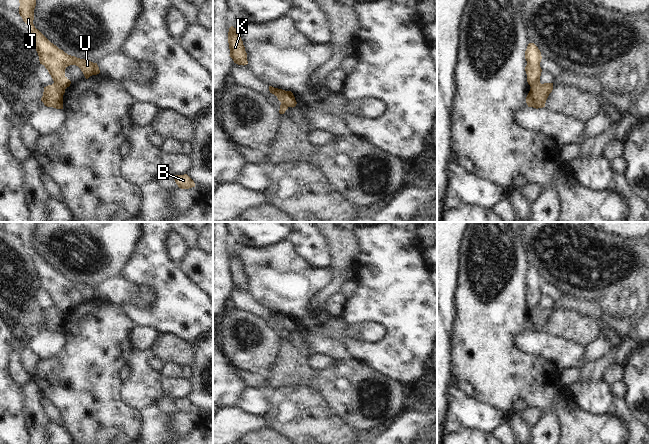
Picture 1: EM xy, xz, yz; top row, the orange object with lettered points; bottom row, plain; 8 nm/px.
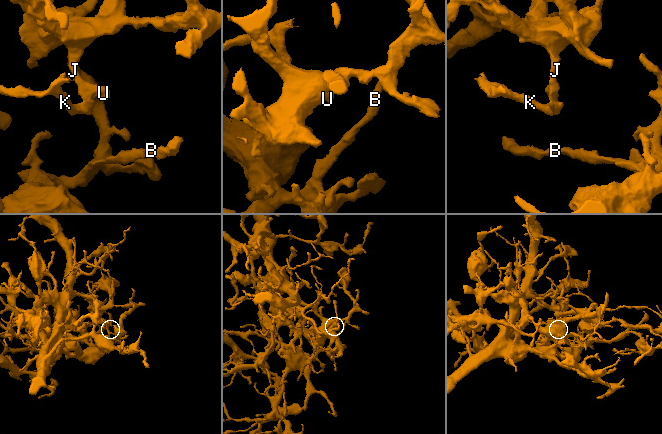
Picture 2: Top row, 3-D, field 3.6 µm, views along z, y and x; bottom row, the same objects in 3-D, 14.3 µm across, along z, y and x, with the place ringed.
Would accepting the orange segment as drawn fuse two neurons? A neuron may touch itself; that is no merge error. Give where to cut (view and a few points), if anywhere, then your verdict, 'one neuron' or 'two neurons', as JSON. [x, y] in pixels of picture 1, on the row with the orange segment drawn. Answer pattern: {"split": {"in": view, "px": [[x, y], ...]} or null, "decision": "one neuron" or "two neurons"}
{"split": {"in": "xz", "px": [[277, 95], [288, 106]]}, "decision": "two neurons"}

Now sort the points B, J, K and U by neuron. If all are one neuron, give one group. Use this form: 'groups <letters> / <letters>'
groups B J U / K

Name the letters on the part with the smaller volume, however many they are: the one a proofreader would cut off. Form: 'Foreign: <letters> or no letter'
Foreign: K

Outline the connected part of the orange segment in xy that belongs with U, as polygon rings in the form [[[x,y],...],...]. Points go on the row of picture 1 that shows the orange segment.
[[[19,0],[19,14],[29,26],[33,43],[39,56],[40,64],[44,65],[54,83],[66,89],[71,81],[65,76],[65,69],[70,65],[78,66],[86,79],[100,73],[97,63],[68,55],[51,43],[33,24],[36,0]]]

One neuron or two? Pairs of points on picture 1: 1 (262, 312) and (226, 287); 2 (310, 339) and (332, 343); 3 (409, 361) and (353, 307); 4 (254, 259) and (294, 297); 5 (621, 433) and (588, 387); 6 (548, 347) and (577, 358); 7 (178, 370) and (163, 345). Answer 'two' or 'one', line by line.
1: two
2: one
3: one
4: one
5: two
6: one
7: two

